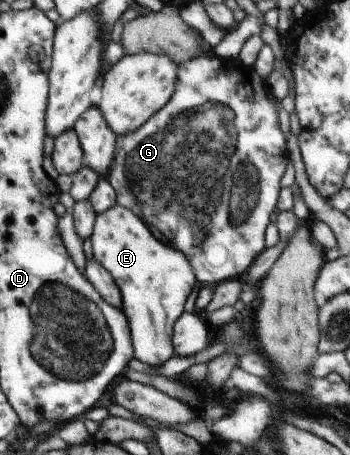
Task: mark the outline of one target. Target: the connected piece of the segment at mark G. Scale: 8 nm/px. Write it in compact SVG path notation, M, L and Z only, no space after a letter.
M204 54L180 65L176 92L172 100L154 117L126 136L117 140L117 155L110 166L107 179L117 192L117 204L128 207L139 215L163 242L178 246L191 259L196 278L202 286L215 287L220 283L242 278L256 259L267 249L267 230L272 222L272 214L278 206L278 196L282 190L282 176L291 161L286 135L280 130L281 101L272 96L272 82L257 76L252 65L244 66L240 58L222 58L216 54Z

